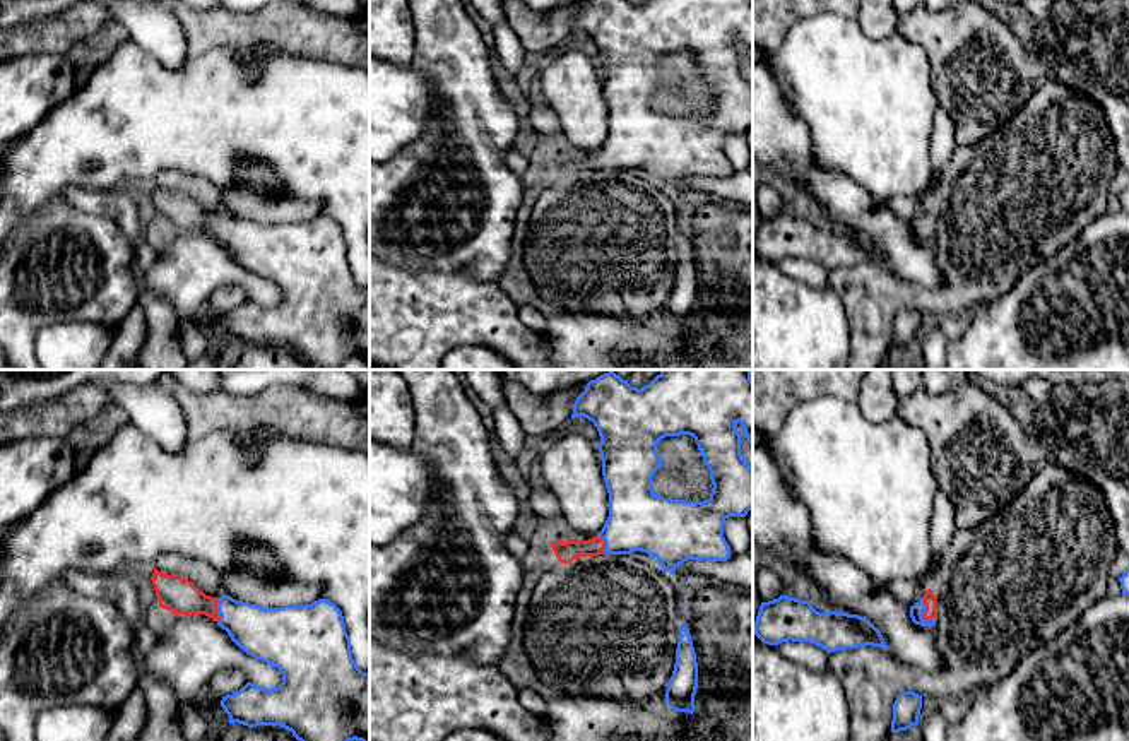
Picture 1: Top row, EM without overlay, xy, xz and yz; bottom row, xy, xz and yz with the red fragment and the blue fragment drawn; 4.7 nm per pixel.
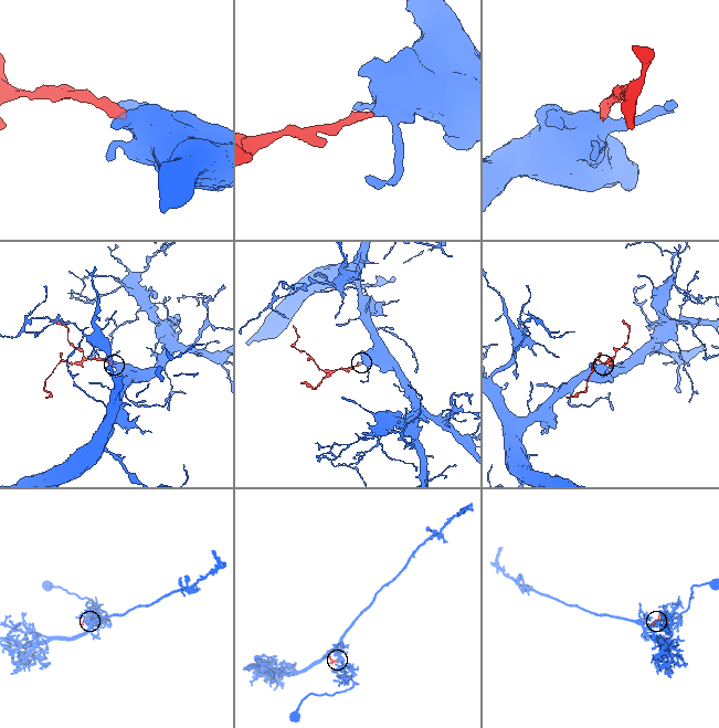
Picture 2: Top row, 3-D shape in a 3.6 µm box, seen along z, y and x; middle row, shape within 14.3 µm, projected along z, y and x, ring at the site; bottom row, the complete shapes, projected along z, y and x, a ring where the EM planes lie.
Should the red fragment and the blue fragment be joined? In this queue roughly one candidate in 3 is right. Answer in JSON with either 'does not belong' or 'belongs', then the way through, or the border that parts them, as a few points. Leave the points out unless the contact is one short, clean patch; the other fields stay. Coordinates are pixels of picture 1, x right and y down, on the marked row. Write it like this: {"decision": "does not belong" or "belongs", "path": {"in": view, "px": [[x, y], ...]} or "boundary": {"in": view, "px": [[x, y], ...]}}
{"decision": "belongs", "path": {"in": "yz", "px": [[929, 599], [922, 615], [917, 610]]}}

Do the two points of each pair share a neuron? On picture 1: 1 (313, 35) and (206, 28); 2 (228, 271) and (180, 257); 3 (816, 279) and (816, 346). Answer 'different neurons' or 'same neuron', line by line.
1: same neuron
2: same neuron
3: different neurons

